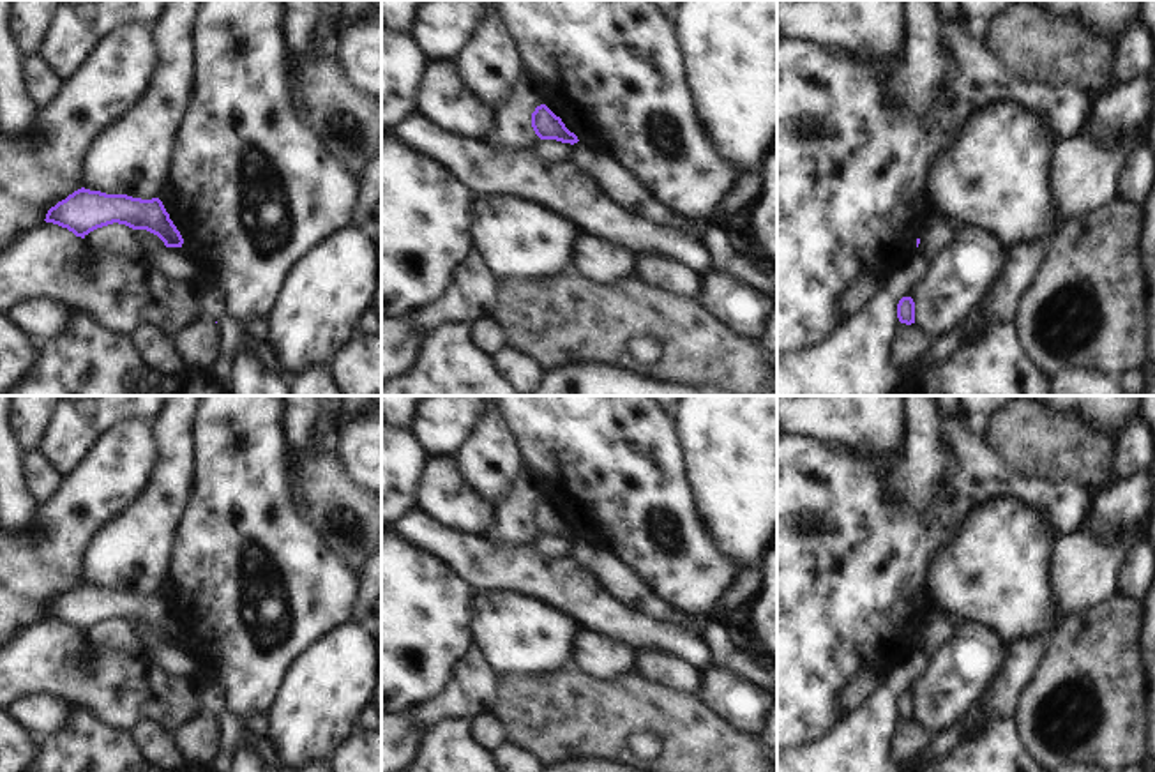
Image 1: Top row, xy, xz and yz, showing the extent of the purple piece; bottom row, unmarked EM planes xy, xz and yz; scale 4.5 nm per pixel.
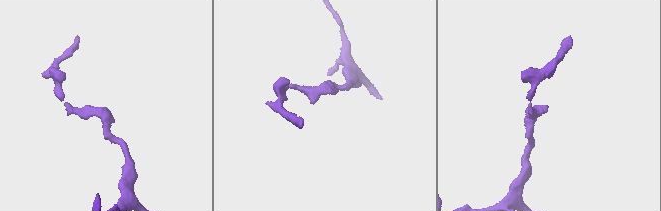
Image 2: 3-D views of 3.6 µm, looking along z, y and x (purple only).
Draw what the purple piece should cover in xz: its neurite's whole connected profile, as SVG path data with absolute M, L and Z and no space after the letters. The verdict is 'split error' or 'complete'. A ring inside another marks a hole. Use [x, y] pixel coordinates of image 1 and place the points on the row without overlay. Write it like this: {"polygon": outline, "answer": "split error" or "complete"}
{"polygon": "M546 500L537 502L532 509L532 523L540 535L556 535L570 541L579 537Z", "answer": "complete"}

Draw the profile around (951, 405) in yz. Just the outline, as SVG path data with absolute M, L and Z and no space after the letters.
M936 396L940 413L948 413L959 419L973 420L961 405L959 396Z

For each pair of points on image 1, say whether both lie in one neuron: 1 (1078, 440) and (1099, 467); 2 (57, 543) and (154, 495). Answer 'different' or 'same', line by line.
1: same
2: different

